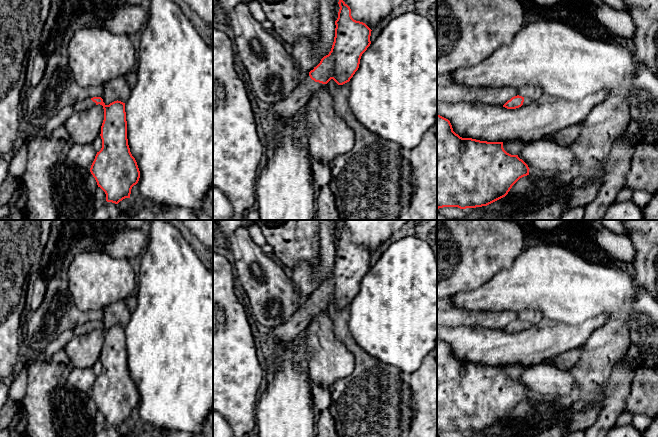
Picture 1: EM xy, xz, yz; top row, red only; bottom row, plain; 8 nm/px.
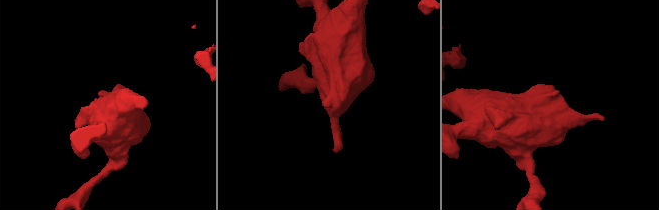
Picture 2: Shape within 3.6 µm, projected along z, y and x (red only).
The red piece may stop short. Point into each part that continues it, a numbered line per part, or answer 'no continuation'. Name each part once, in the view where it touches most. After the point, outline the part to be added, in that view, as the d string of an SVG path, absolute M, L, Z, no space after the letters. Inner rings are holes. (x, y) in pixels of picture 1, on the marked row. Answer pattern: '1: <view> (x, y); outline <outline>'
1: xz (287, 108); outline M308 75L289 96L271 104L265 114L266 118L274 123L293 118L298 111L304 108L310 96L323 85L315 82Z

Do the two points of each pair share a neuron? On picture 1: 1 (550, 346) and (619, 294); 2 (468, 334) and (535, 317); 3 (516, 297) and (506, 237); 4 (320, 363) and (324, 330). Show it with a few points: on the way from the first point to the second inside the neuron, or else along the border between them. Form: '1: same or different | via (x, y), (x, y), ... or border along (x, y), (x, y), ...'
1: different | border along (607, 316), (598, 313), (577, 323), (562, 322)
2: different | border along (542, 317), (532, 324)
3: different | border along (523, 250), (509, 267), (500, 269), (491, 279)
4: same | via (322, 355), (322, 338)

